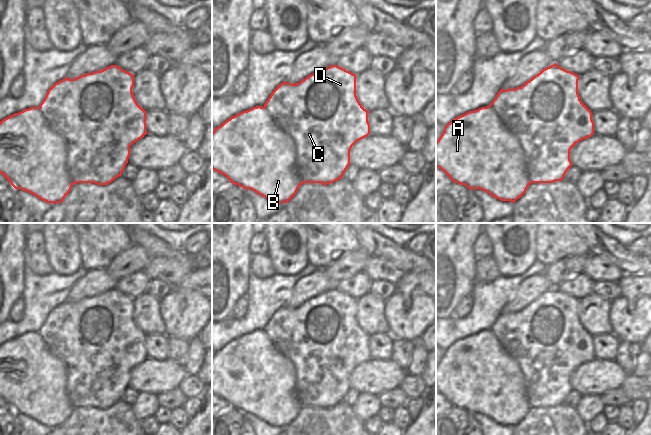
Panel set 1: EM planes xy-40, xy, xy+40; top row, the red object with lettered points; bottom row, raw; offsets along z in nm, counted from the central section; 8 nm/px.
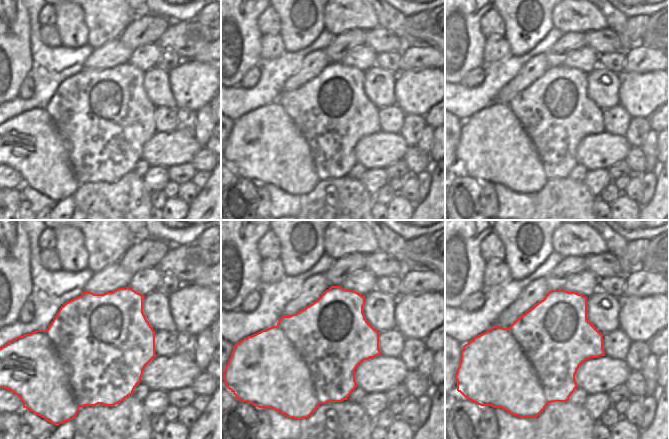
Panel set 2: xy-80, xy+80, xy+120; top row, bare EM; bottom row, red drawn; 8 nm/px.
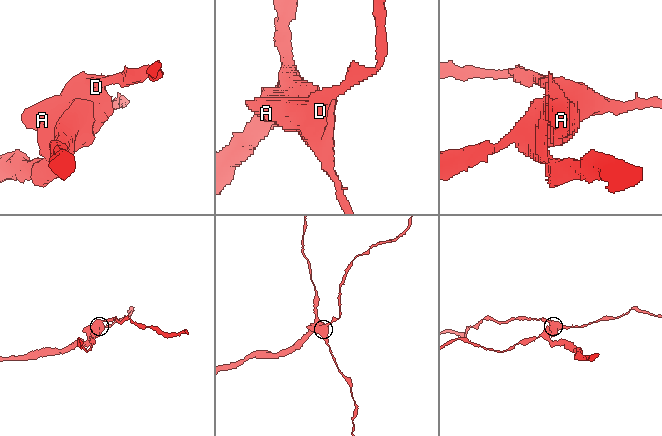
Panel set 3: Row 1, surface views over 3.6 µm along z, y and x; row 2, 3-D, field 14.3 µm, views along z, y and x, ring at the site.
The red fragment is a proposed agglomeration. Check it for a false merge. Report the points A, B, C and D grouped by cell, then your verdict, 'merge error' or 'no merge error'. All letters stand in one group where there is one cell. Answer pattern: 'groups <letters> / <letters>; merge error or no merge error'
groups A B / C D; merge error

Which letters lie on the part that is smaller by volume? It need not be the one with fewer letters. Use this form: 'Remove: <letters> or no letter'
Remove: A, B

